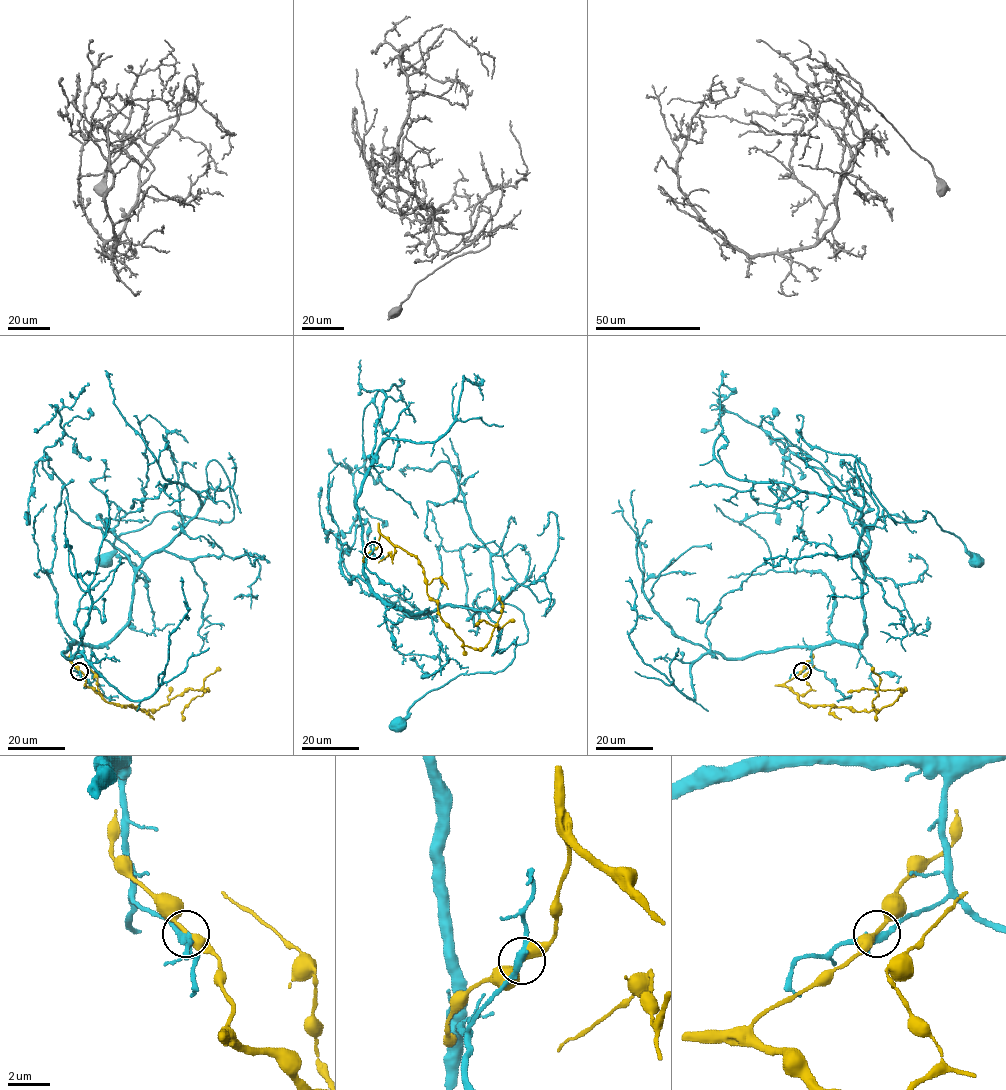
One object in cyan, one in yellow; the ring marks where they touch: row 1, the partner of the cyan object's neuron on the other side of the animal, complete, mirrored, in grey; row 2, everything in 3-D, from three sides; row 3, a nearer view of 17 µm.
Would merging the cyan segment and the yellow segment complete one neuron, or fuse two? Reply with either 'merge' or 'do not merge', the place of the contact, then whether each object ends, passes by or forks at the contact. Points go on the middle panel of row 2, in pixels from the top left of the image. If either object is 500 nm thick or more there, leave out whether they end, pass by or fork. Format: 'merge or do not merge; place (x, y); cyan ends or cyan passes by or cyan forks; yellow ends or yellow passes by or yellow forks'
merge; place (373, 550); cyan passes by; yellow passes by

